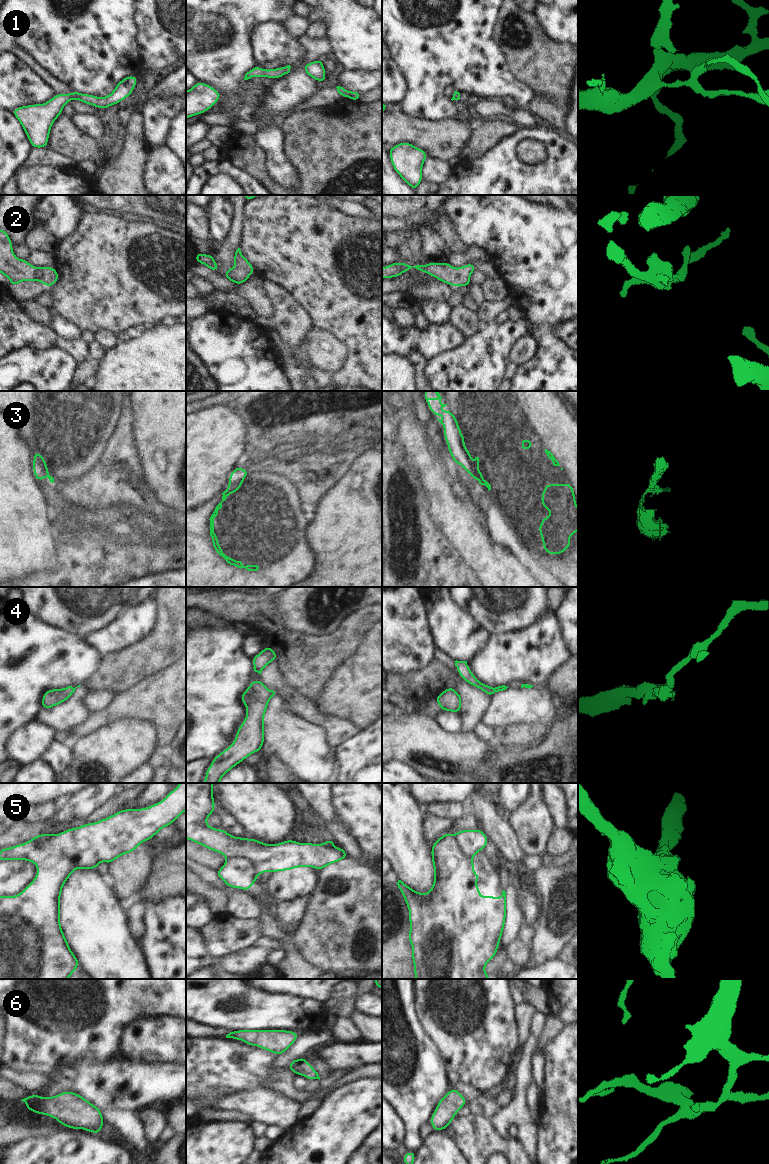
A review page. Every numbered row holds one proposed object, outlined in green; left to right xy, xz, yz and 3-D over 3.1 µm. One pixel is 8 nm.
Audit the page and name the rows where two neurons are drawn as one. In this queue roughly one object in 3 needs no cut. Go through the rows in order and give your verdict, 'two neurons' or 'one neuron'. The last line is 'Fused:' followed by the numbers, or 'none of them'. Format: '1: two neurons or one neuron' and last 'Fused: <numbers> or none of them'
1: one neuron
2: one neuron
3: two neurons
4: two neurons
5: two neurons
6: one neuron
Fused: 3, 4, 5

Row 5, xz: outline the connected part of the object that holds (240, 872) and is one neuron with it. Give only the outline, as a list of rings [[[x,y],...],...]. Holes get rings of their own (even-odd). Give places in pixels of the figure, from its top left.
[[[245,857],[227,859],[222,867],[216,872],[226,886],[249,891],[257,882],[257,869],[253,861]]]

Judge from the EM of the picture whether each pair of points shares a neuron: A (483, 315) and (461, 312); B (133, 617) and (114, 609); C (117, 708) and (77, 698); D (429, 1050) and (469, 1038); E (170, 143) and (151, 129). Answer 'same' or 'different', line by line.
A: different
B: different
C: different
D: different
E: different

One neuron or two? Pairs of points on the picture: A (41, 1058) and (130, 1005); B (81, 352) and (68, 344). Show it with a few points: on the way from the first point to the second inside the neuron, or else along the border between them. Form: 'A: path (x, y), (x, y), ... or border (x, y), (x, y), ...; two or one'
A: path (63, 1036), (67, 1032), (93, 1028), (108, 1015); one
B: path (78, 350), (71, 346); one

